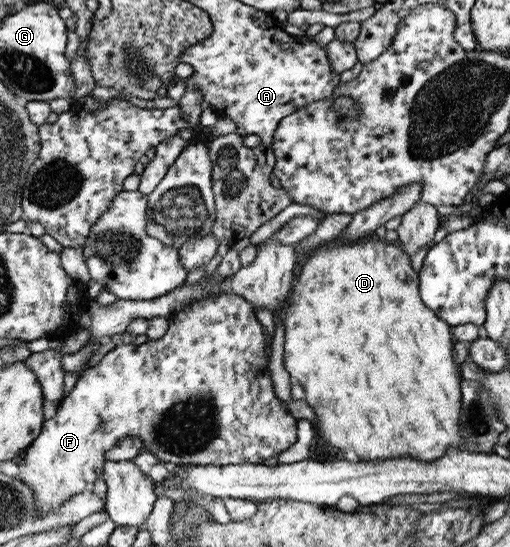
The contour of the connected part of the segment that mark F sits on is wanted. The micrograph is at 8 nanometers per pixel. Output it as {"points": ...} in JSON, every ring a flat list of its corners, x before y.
{"points":[[218,292,216,295,210,294,194,301,168,319,169,325,162,338,148,340,140,345,133,342,116,345,94,367,82,370,72,391,58,402,55,416,45,420,39,438,24,451,23,459,19,464,20,472,16,479,24,482,24,485,28,485,34,491,34,501,42,517,48,515,50,511,56,511,58,507,68,503,72,497,90,489,91,485,102,476,105,455,124,438,138,437,143,442,144,448,167,463,218,467,228,464,263,463,266,458,276,457,298,442,299,419,292,416,291,412,282,406,282,400,274,396,274,386,270,380,268,364,272,336,265,334,263,326,258,322,256,308,251,301,237,294]]}

